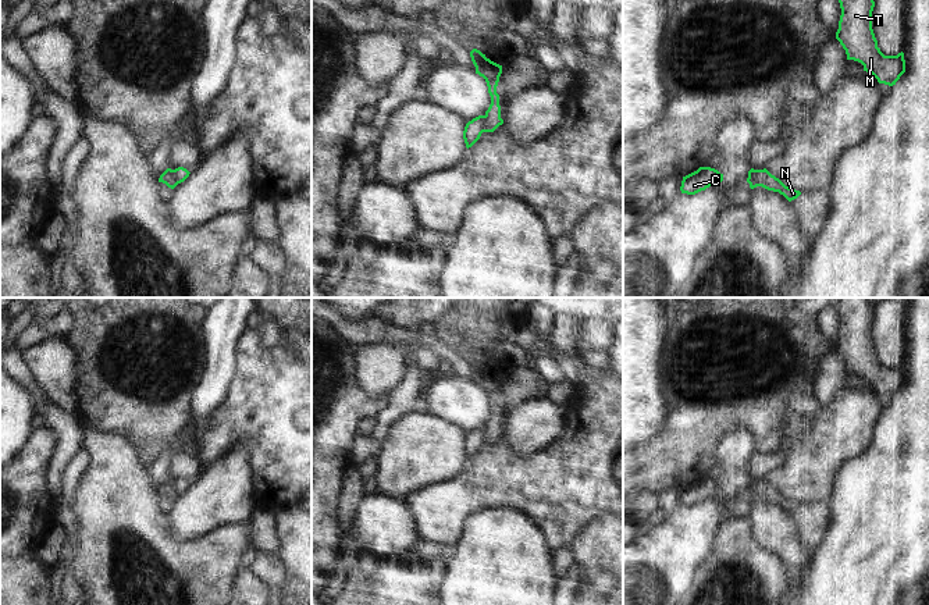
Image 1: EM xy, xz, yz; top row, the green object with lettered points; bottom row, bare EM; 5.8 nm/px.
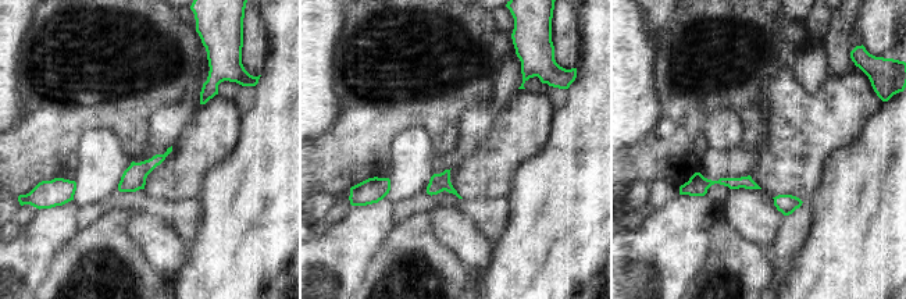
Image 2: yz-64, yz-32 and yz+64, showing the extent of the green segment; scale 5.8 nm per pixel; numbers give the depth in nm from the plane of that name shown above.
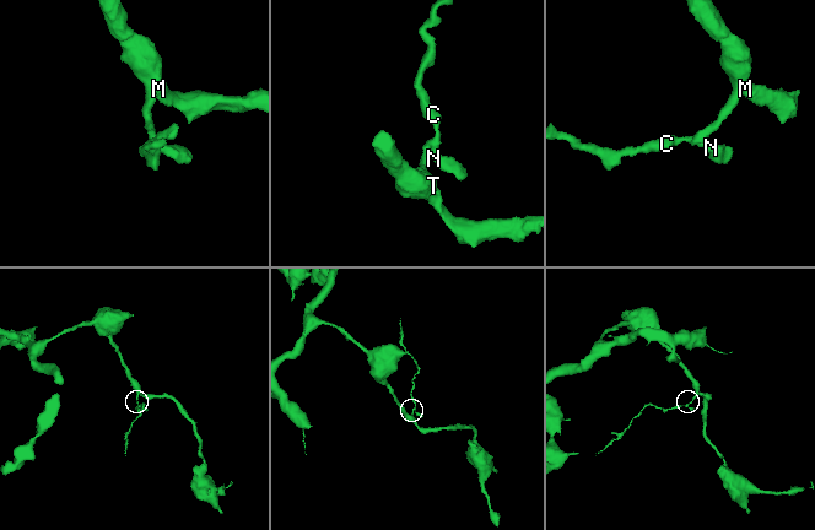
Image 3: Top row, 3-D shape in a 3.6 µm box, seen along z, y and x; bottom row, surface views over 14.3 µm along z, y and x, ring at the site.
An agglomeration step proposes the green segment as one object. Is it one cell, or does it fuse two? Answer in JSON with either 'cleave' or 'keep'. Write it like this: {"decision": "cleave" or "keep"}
{"decision": "cleave"}

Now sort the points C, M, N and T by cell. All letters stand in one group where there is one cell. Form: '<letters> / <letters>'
C N / M T

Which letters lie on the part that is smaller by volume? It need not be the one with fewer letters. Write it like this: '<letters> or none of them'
C, N

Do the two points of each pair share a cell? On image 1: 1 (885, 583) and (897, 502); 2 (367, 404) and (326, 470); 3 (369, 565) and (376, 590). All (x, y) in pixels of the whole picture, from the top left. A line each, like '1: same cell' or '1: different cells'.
1: same cell
2: same cell
3: different cells

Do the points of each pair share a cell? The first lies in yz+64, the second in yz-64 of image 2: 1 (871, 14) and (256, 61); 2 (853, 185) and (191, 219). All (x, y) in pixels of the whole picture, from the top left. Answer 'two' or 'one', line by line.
1: one
2: two

